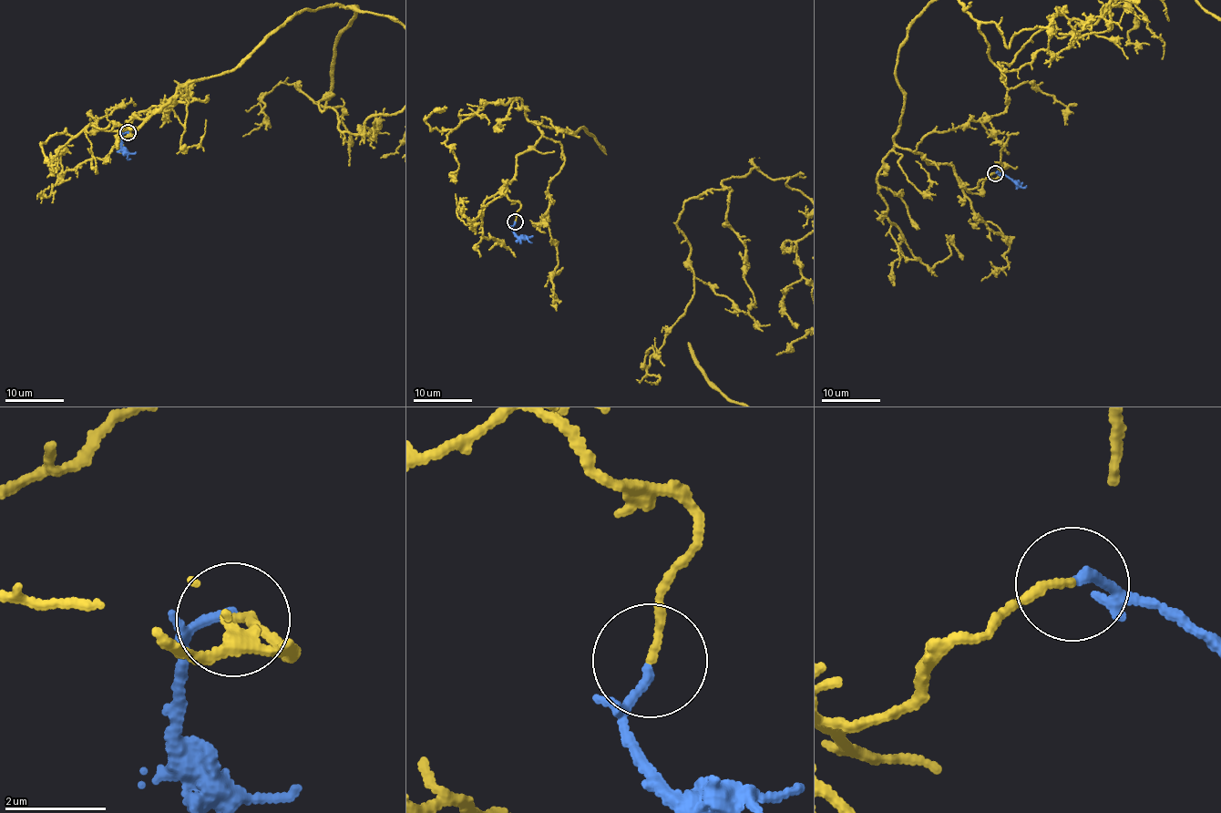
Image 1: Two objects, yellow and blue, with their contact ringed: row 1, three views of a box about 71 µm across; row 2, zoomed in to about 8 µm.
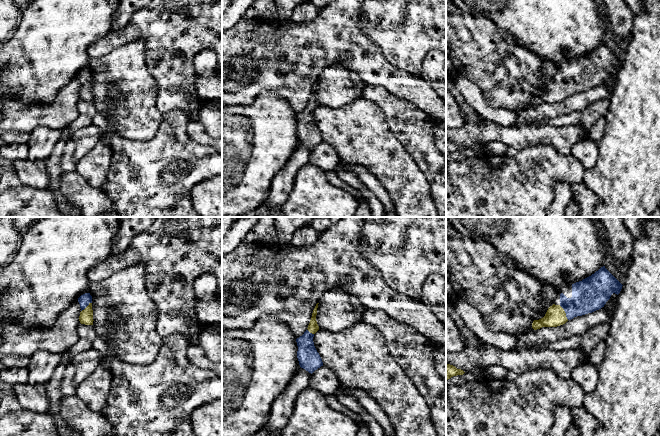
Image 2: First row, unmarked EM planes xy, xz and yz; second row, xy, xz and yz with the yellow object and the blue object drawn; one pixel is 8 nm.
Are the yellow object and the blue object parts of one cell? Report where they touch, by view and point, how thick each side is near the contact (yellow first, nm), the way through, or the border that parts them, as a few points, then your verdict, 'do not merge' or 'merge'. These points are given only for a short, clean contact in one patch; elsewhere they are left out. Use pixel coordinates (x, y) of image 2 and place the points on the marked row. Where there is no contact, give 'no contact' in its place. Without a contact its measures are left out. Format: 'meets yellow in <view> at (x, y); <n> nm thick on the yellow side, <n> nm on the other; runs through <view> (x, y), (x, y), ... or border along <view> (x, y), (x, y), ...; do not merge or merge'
meets yellow in yz at (564, 312); 160 nm thick on the yellow side, 260 nm on the other; runs through yz (555, 316), (564, 312), (578, 305), (588, 295); merge

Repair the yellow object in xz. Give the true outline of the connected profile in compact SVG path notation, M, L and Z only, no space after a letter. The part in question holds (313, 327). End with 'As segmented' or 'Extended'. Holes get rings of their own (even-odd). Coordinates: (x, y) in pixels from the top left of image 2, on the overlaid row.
M319 303L316 304L313 310L307 330L302 336L296 339L298 346L297 358L299 365L301 368L305 369L311 374L323 366L322 359L313 342L314 334L319 330L319 326L316 321L318 304Z. Extended

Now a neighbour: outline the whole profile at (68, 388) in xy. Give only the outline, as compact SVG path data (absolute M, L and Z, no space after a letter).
M72 364L66 366L63 380L61 382L60 390L64 396L71 396L76 394L77 386L74 384L75 367Z

